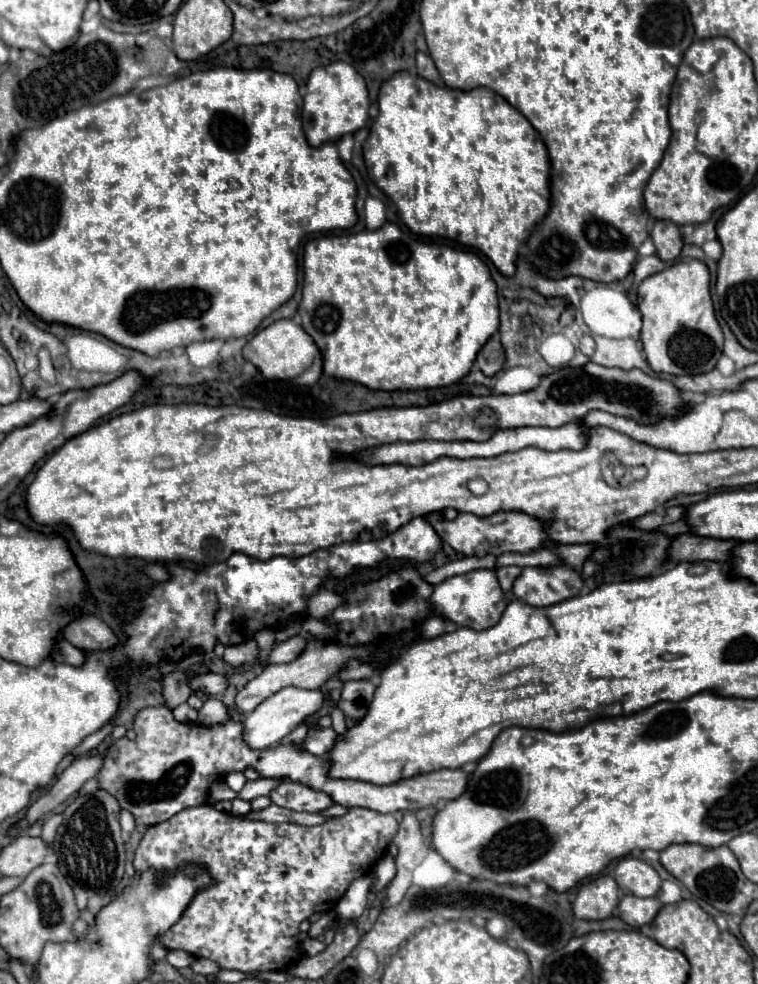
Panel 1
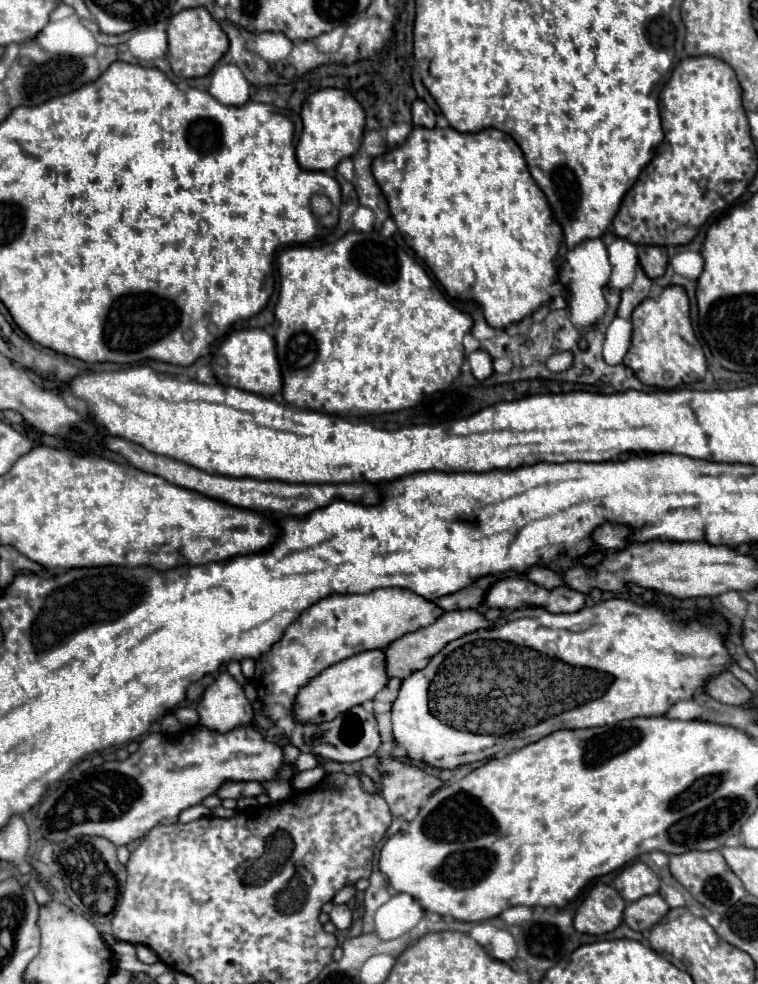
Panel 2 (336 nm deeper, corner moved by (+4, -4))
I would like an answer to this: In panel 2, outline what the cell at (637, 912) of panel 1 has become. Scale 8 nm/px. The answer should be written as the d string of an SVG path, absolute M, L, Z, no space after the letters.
M648 895L634 903L628 903L624 909L624 923L634 931L648 931L652 925L656 925L666 913L668 905L660 895Z

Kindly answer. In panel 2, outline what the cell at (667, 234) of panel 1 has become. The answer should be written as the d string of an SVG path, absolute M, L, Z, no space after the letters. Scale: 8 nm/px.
M638 245L638 259L650 279L664 275L668 267L668 249L662 245Z

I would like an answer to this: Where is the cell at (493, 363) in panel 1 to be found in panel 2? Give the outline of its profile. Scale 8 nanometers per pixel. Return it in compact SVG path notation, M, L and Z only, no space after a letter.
M478 349L478 351L474 351L474 353L470 353L468 355L468 363L470 363L470 367L472 367L472 375L476 377L476 379L488 379L492 373L494 373L494 369L492 369L492 357L488 355L488 351L482 351L482 349Z

